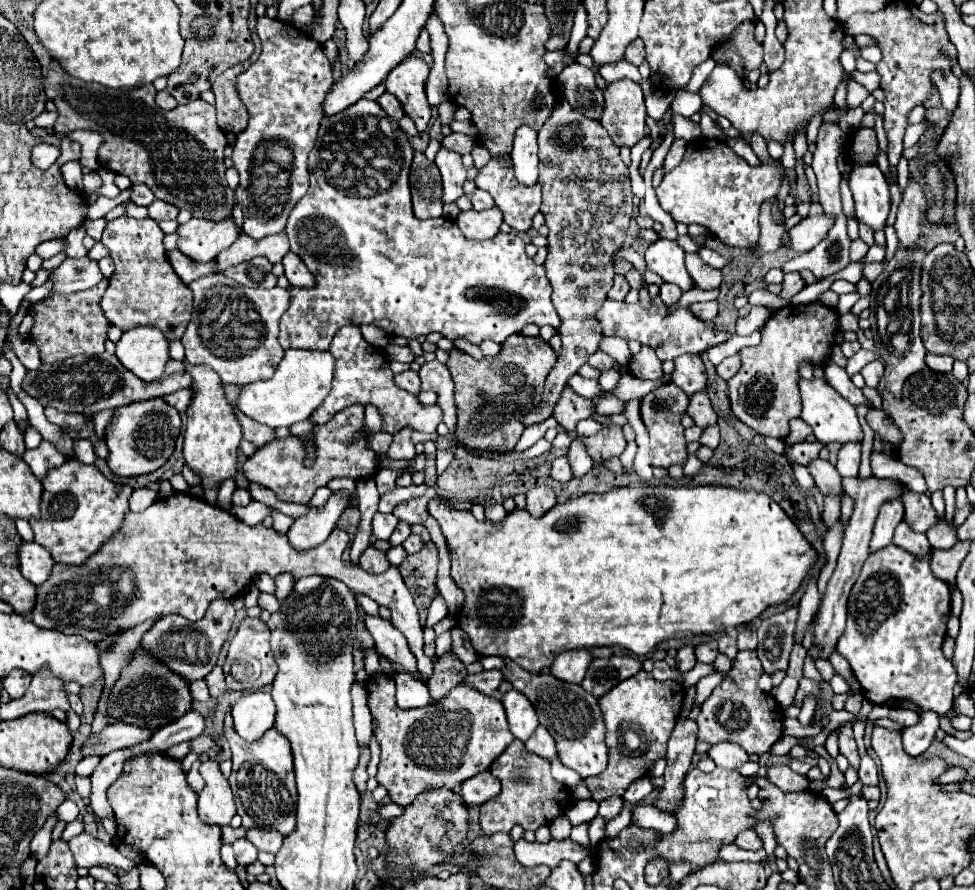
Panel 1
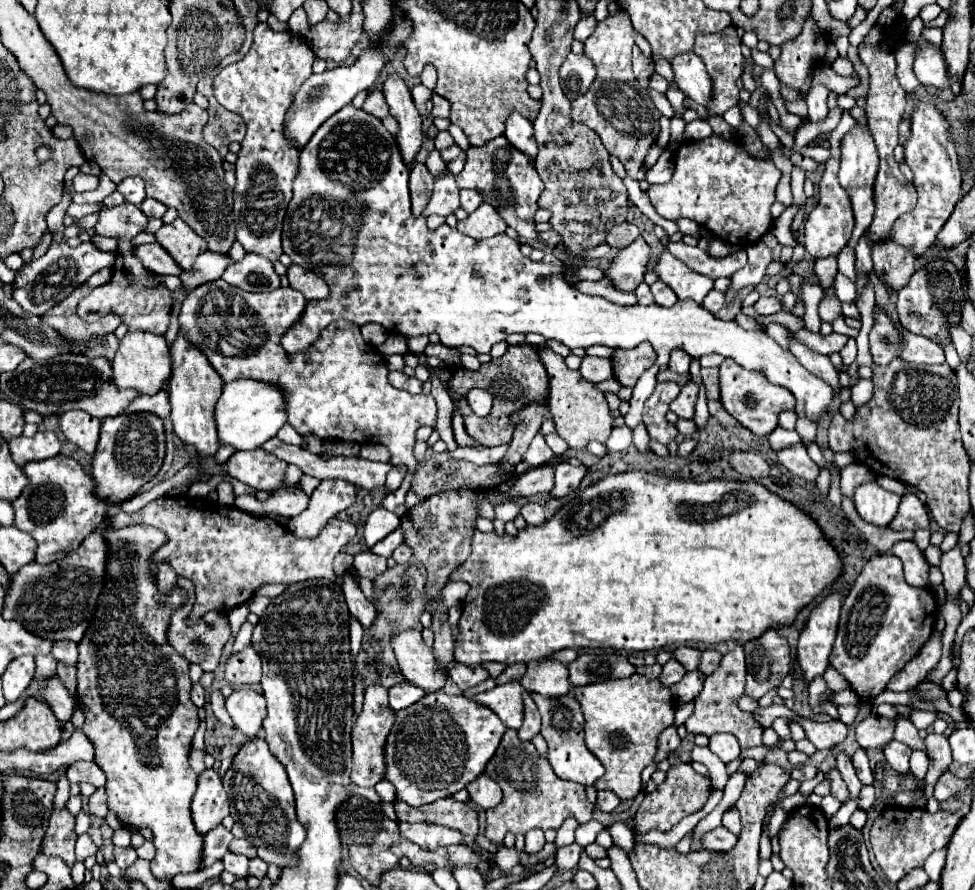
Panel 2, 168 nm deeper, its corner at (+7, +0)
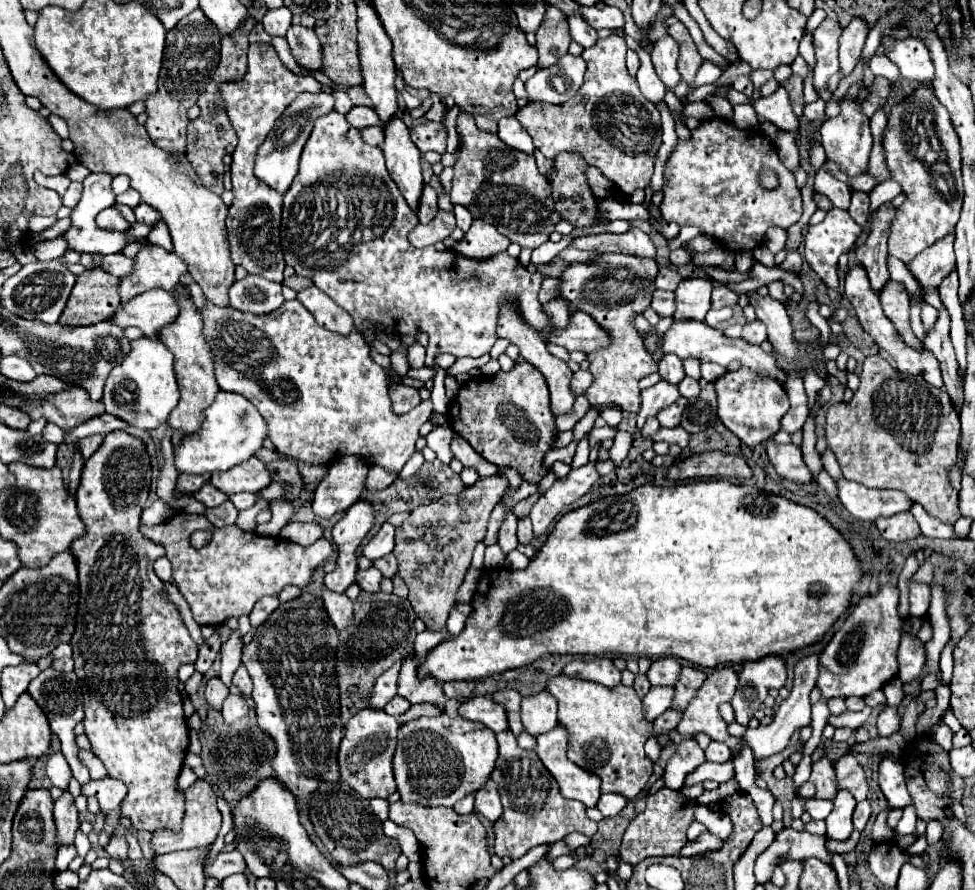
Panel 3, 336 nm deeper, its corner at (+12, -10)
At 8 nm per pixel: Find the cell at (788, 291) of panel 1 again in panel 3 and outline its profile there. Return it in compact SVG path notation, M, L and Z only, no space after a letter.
M761 320L747 322L747 324L743 326L741 338L745 338L745 340L747 340L747 342L751 342L751 344L761 344L761 342L767 338L767 332L765 332L763 322L761 322Z

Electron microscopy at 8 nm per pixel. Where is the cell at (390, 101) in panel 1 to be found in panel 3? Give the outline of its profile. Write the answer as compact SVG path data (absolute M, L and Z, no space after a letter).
M355 106L349 114L347 114L347 122L353 128L367 128L367 126L379 126L379 114L375 114L375 108L369 106Z

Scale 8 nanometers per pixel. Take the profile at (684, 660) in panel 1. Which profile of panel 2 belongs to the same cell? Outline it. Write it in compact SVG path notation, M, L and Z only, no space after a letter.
M668 660L668 662L664 664L664 668L662 668L660 682L662 682L662 686L670 688L672 684L680 682L684 674L686 674L686 672L684 672L684 668L680 668L680 664L676 664L676 660Z

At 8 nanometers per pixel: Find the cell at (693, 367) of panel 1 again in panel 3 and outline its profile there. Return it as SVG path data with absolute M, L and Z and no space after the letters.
M665 354L659 360L659 374L661 374L663 380L667 380L671 384L679 384L685 378L683 362L675 354Z

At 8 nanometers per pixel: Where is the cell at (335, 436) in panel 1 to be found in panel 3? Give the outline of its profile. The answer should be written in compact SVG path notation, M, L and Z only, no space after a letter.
M249 458L247 462L233 466L231 470L223 474L213 474L211 484L225 492L227 496L239 494L239 492L261 492L271 484L271 474L267 466L259 458Z

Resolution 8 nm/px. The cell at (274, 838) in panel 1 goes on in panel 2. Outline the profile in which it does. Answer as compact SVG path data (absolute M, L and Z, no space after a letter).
M234 838L228 846L230 852L234 854L242 854L242 856L248 856L248 858L254 858L256 856L256 848L252 848L252 844L248 844L248 840L240 840L240 838Z

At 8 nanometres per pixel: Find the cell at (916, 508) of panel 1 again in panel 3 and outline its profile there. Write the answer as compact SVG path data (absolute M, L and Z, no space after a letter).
M899 512L899 514L891 516L891 518L879 518L875 522L875 526L881 532L881 536L885 540L891 540L891 542L913 540L913 538L917 538L921 534L919 524L915 522L911 512Z

